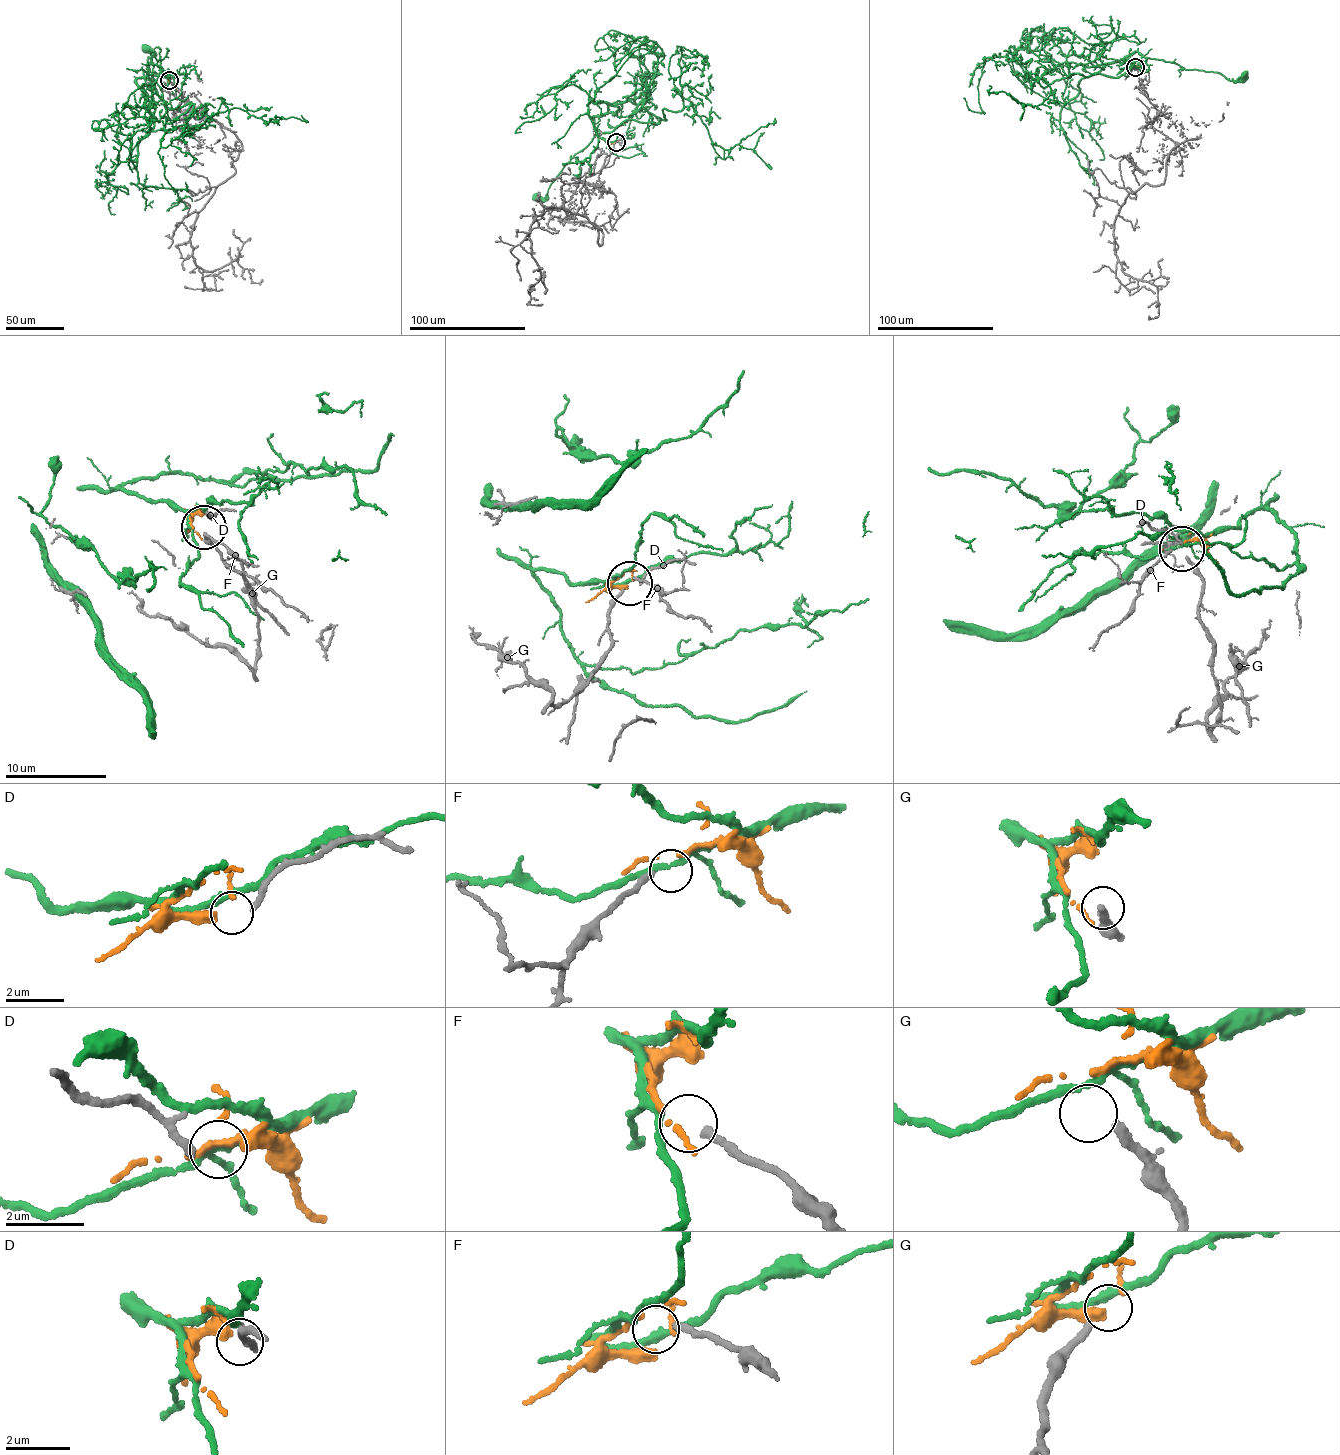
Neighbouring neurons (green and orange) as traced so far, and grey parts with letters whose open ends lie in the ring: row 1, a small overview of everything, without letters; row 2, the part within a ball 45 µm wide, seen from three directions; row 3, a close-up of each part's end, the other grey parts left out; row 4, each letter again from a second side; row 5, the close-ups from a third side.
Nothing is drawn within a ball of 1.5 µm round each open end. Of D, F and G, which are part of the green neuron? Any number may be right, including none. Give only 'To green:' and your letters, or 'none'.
To green: F

